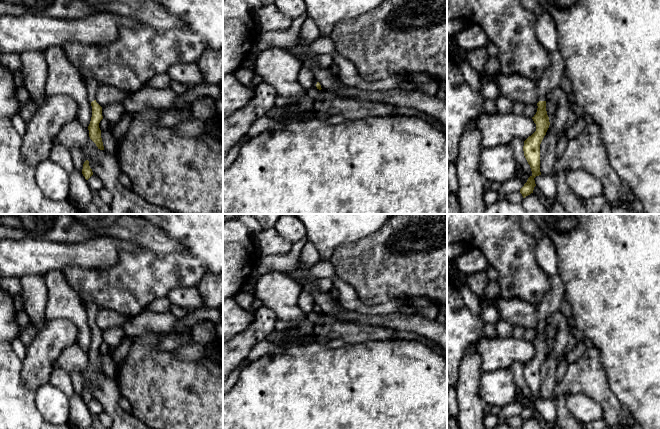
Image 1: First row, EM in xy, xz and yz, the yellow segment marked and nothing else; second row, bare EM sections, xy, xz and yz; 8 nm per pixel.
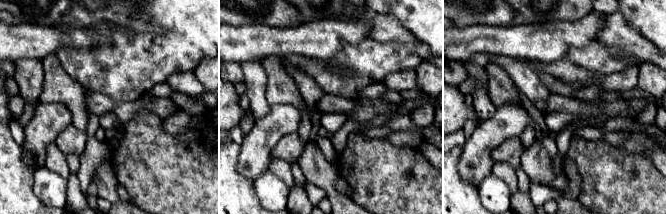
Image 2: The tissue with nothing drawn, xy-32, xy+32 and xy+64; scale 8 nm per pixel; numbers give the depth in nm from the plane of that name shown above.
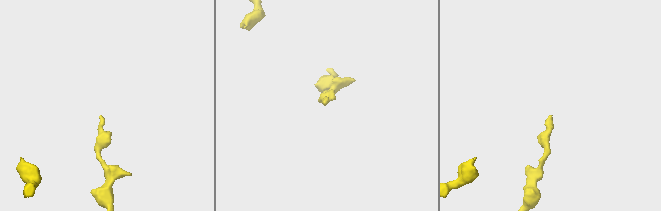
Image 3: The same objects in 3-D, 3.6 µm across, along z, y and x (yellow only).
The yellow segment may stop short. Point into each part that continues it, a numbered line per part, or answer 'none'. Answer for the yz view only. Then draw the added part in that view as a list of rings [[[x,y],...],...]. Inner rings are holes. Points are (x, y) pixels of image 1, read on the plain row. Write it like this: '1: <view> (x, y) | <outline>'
1: yz (551, 301) | [[[559,275],[549,277],[550,289],[543,296],[537,306],[540,317],[540,325],[546,325],[547,319],[560,308],[562,300],[565,298],[564,283]]]

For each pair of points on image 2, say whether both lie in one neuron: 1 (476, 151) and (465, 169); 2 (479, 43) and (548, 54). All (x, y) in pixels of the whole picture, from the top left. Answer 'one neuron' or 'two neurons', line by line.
1: one neuron
2: one neuron

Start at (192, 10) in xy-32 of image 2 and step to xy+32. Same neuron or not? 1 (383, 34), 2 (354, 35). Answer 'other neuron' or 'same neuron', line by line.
1: other neuron
2: other neuron

